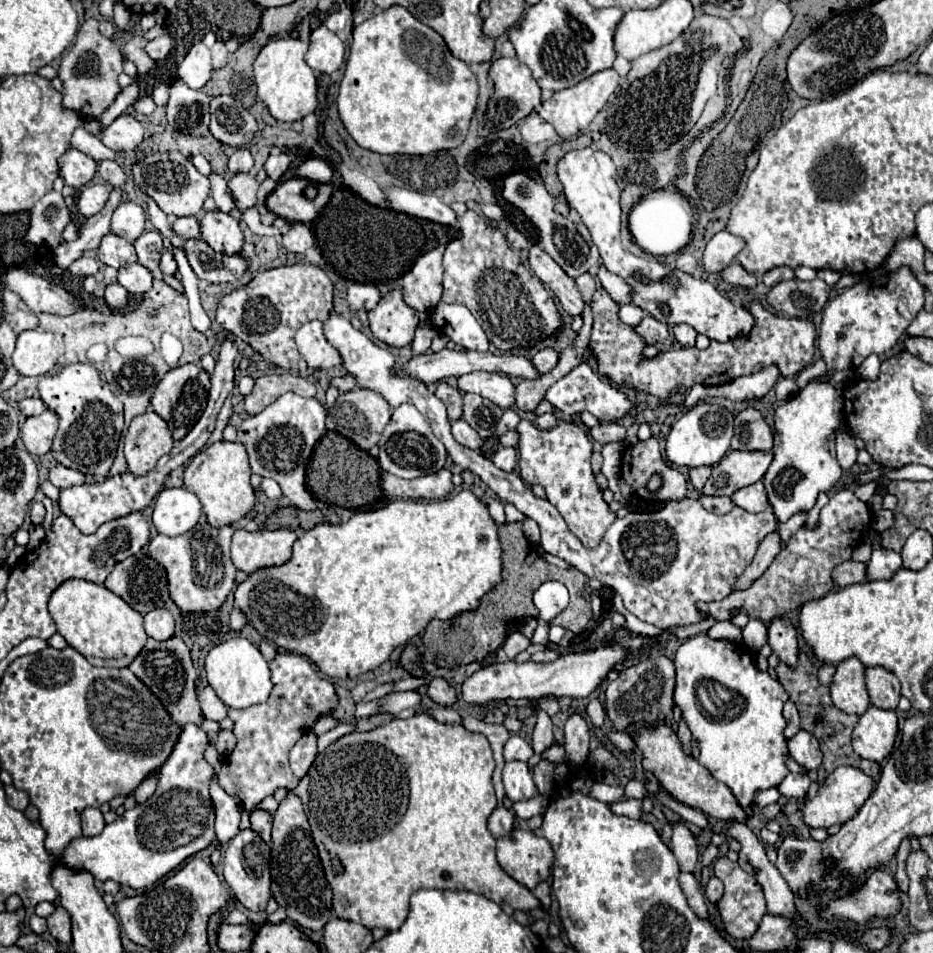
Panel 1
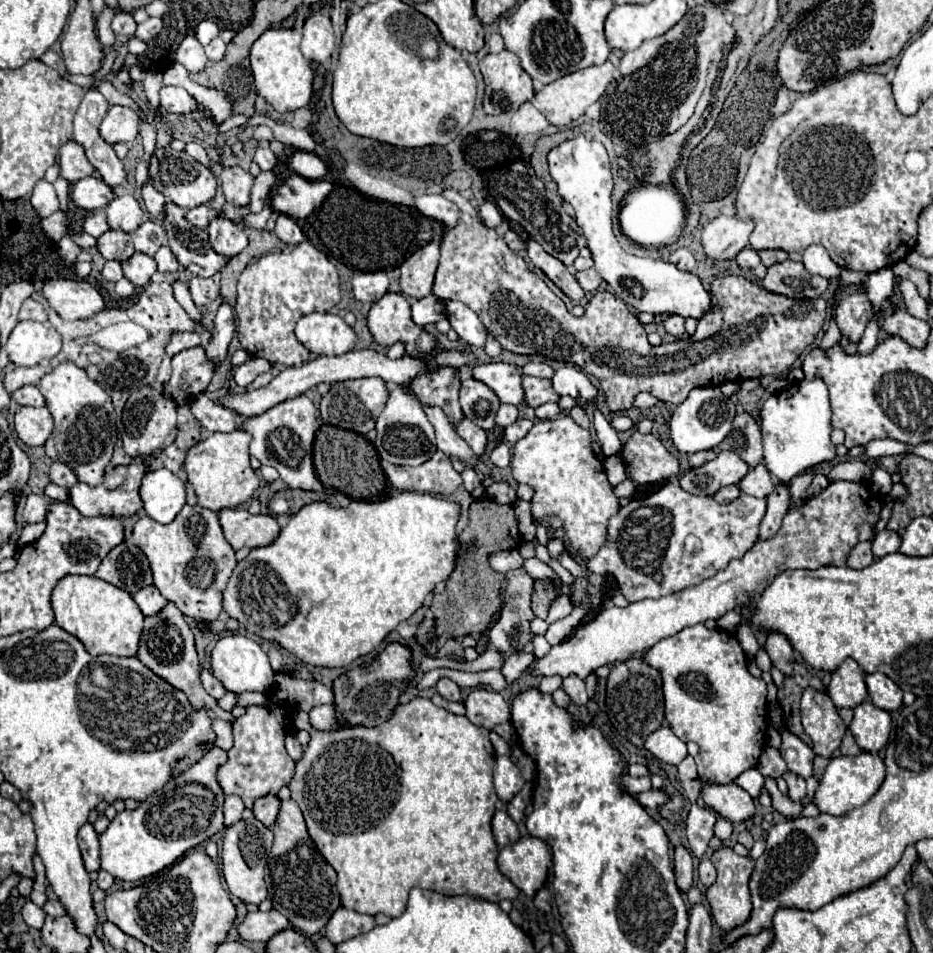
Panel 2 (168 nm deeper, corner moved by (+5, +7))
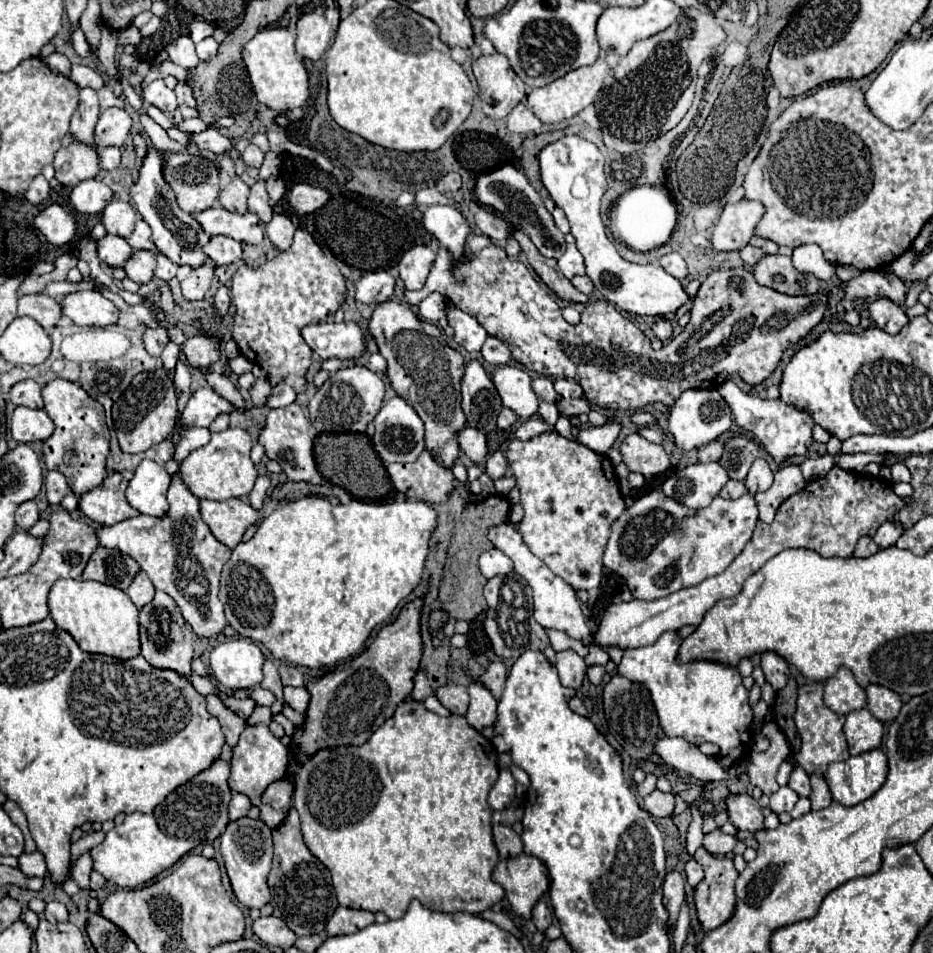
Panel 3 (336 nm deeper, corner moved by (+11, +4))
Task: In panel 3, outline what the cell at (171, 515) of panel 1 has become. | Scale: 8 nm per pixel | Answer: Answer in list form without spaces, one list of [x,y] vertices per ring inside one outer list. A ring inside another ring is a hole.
[[[144,459],[136,467],[134,477],[128,483],[126,499],[140,513],[162,517],[168,511],[168,501],[166,501],[168,485],[170,485],[170,475],[166,473],[166,469],[156,461]]]

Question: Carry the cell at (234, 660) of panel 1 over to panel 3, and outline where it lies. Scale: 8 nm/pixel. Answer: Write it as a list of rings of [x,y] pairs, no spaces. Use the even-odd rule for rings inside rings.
[[[228,639],[212,649],[210,667],[226,689],[250,689],[262,681],[264,653],[252,639]]]

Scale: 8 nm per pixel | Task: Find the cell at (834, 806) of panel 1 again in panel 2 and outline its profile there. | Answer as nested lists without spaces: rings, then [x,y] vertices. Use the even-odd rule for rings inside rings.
[[[862,752],[860,756],[838,756],[832,758],[830,764],[826,766],[826,772],[818,782],[818,790],[812,802],[820,812],[842,816],[852,808],[858,808],[864,802],[868,802],[882,782],[884,782],[884,762],[878,756],[872,756],[868,752]]]

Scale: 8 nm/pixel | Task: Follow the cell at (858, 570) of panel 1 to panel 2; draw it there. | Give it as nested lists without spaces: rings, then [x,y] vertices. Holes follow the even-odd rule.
[[[858,542],[858,546],[854,546],[848,554],[846,566],[854,568],[854,570],[862,570],[866,566],[870,566],[874,562],[872,558],[872,550],[870,550],[870,542]]]

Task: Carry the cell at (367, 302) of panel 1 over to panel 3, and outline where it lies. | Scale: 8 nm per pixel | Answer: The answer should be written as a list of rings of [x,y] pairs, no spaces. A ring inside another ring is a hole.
[[[372,271],[364,273],[360,281],[356,281],[356,301],[362,303],[384,303],[394,293],[396,279],[388,271]]]

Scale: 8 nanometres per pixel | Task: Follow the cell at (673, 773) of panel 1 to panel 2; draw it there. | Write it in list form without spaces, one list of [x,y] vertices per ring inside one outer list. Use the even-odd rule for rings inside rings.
[[[704,782],[702,800],[708,808],[718,812],[730,822],[744,822],[754,814],[754,800],[738,784]]]

